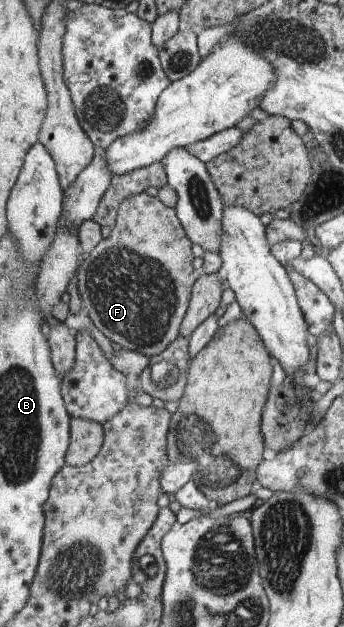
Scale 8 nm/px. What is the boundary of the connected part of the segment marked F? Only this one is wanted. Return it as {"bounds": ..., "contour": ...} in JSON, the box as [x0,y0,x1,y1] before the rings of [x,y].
{"bounds":[77,193,204,357],"contour":[[[145,193],[130,196],[121,203],[117,222],[111,229],[110,235],[104,238],[80,263],[80,268],[77,272],[77,287],[83,304],[83,312],[88,314],[94,326],[104,336],[108,337],[112,342],[119,344],[119,346],[141,352],[148,357],[155,356],[155,354],[160,355],[180,335],[181,326],[184,323],[184,318],[188,314],[188,308],[193,299],[193,289],[197,284],[197,280],[204,274],[203,269],[196,270],[193,268],[193,258],[195,258],[193,256],[193,242],[189,238],[184,225],[179,220],[176,207],[167,207],[159,198]]]}

